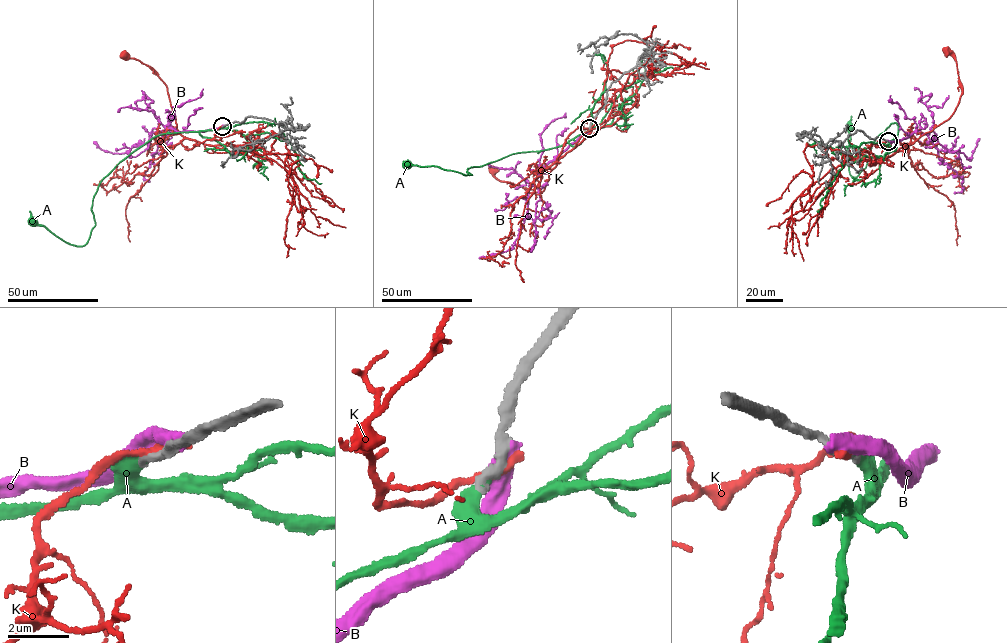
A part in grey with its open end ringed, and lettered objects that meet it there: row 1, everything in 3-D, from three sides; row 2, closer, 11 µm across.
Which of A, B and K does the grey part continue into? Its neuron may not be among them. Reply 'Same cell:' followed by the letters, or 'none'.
Same cell: A

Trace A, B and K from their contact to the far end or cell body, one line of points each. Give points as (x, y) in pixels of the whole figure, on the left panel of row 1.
A: (222, 126), (162, 133), (122, 160), (94, 195), (95, 225), (85, 244), (65, 242), (33, 221)
B: (224, 126), (197, 132), (155, 128), (148, 142), (120, 153), (105, 152), (93, 141)
K: (223, 126), (211, 139), (185, 148), (167, 86), (151, 68), (124, 55)

